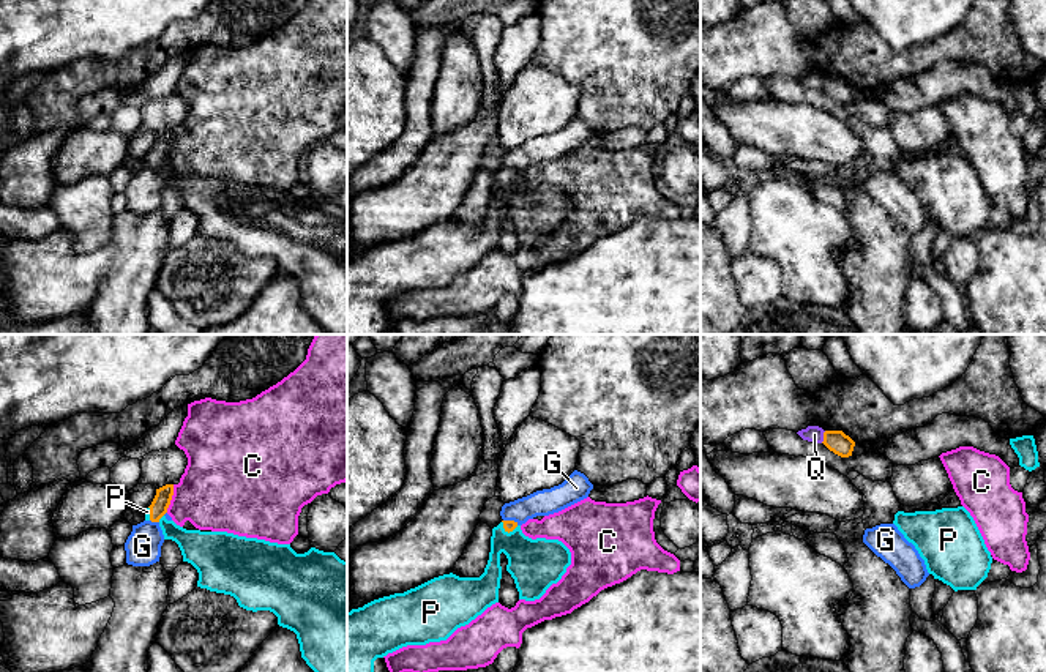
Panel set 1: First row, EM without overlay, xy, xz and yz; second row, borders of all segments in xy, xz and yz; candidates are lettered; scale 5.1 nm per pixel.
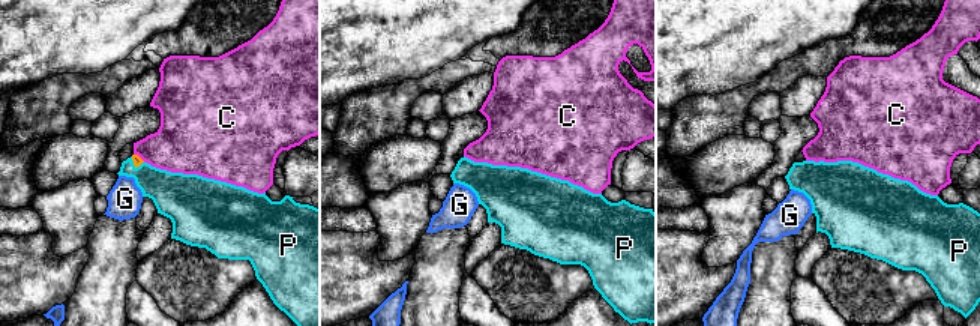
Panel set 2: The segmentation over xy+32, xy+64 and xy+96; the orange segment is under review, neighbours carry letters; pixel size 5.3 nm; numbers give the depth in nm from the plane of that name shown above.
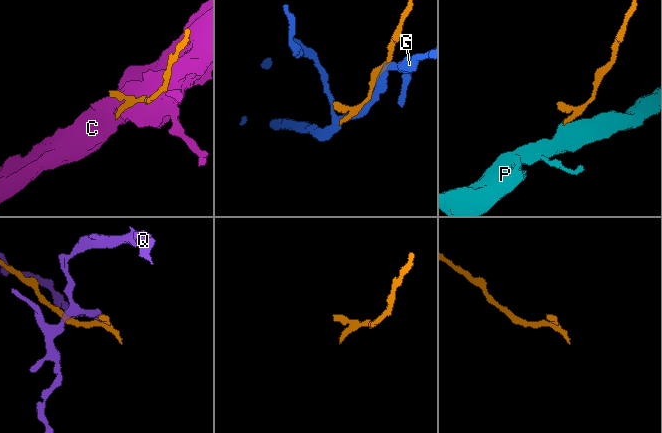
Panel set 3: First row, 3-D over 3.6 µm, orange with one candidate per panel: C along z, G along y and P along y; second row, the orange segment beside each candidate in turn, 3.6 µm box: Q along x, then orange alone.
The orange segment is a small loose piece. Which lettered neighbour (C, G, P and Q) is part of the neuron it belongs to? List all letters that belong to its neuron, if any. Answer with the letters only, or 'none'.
P

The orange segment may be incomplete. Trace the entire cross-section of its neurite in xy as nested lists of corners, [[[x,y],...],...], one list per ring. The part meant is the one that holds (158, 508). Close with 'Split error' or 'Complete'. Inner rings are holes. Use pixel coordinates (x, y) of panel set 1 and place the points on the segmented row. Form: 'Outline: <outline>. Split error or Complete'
Outline: [[[174,484],[156,489],[151,505],[145,510],[145,521],[158,522],[164,539],[178,544],[183,562],[191,563],[197,573],[197,587],[230,595],[246,610],[270,610],[278,617],[278,625],[297,634],[301,658],[314,672],[347,672],[347,562],[334,552],[311,547],[297,554],[290,544],[278,544],[257,538],[238,536],[227,532],[186,530],[166,519],[174,495]]]. Split error

